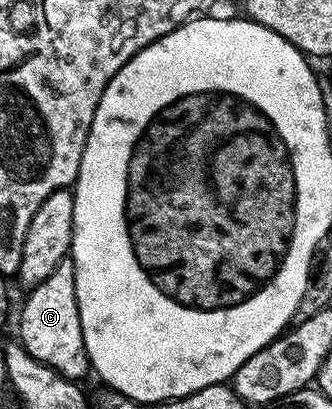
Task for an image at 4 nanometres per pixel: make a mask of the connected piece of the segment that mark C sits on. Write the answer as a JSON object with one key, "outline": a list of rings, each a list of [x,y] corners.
{"outline":[[[65,258],[36,288],[26,293],[27,301],[19,312],[18,343],[37,362],[52,368],[67,380],[82,381],[82,376],[89,372],[89,361],[85,350],[85,338],[81,330],[79,303],[77,302],[77,282],[75,281],[75,264]]]}

